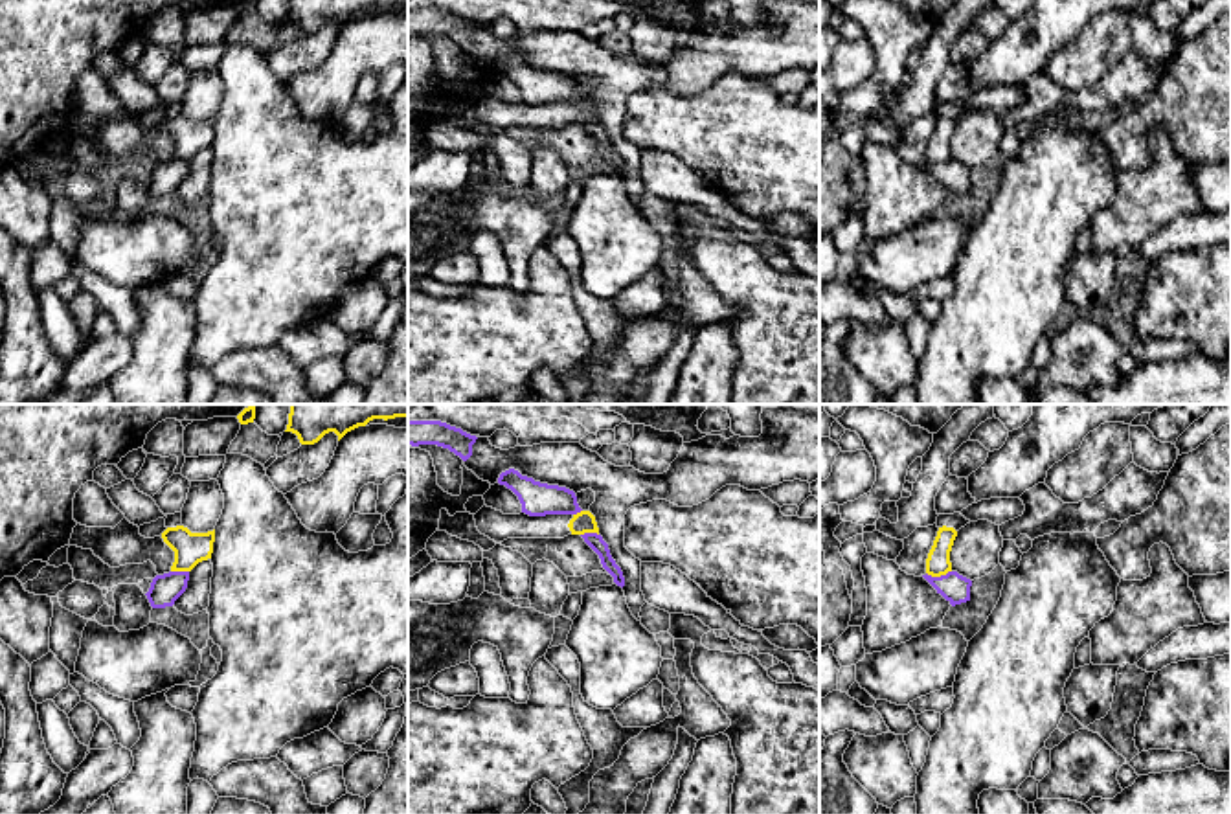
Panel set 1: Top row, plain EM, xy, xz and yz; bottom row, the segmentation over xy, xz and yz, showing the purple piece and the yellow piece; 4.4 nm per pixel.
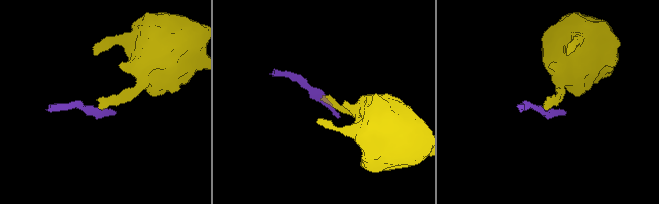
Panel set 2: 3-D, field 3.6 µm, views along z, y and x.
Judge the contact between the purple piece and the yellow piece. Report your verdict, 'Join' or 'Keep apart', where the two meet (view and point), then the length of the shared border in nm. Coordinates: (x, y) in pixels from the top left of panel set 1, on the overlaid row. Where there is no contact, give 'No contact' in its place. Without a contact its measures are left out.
Keep apart. Touches purple at yz (937, 577). Shared border 110 nm

